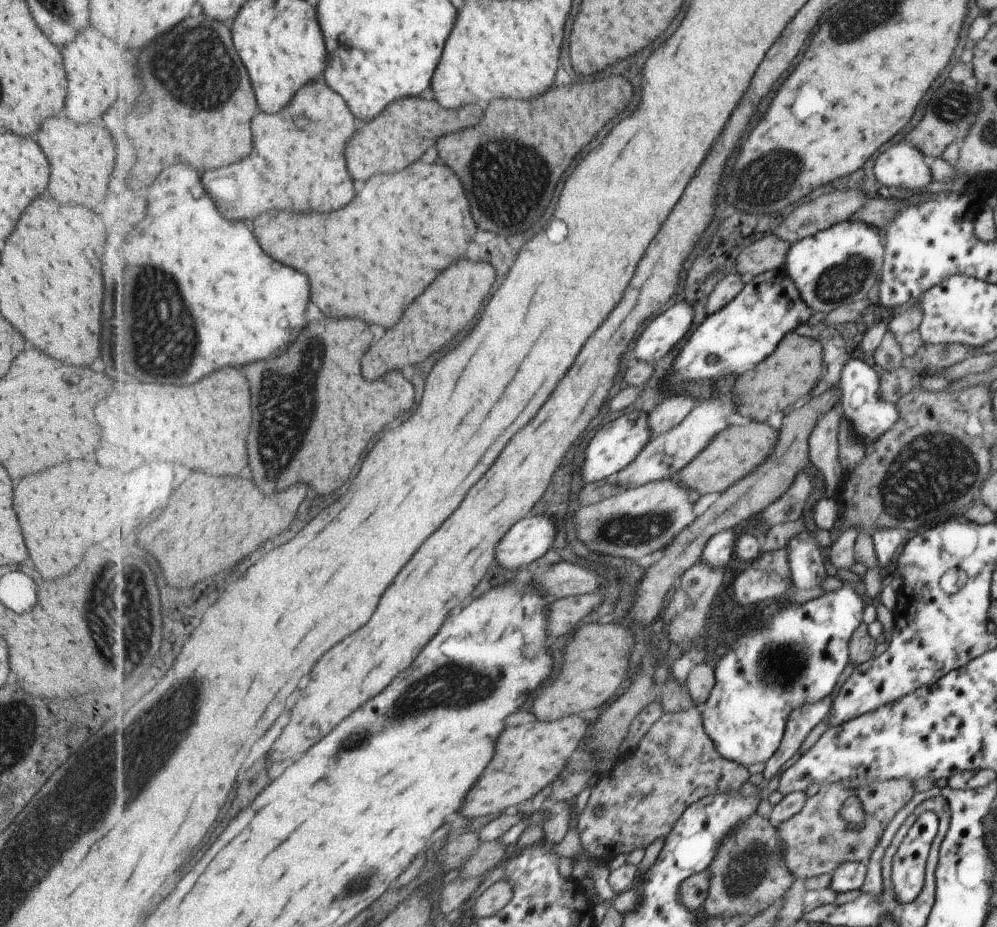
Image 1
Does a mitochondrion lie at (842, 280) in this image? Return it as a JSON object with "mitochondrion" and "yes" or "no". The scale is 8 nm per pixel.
{"mitochondrion":"yes"}

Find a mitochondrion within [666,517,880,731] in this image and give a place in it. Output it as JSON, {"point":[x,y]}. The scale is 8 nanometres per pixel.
{"point":[781,665]}

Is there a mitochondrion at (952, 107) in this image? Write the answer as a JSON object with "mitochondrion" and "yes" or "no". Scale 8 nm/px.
{"mitochondrion":"yes"}

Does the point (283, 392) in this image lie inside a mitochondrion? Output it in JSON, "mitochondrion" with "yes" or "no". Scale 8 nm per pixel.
{"mitochondrion":"yes"}

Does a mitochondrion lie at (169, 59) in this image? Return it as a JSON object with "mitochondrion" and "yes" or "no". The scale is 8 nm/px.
{"mitochondrion":"yes"}

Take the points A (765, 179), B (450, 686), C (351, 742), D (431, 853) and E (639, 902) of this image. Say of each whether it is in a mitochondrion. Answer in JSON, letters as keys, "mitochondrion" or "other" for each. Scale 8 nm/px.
{"A":"mitochondrion","B":"mitochondrion","C":"mitochondrion","D":"other","E":"other"}

